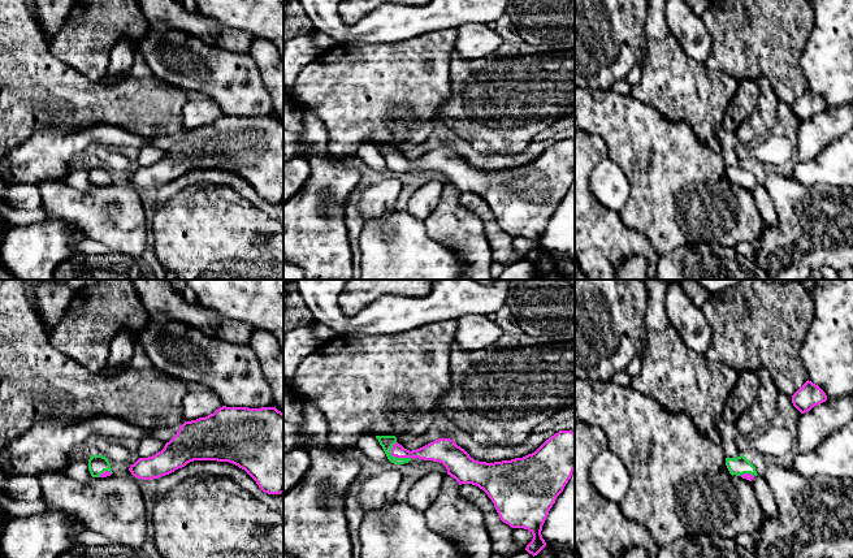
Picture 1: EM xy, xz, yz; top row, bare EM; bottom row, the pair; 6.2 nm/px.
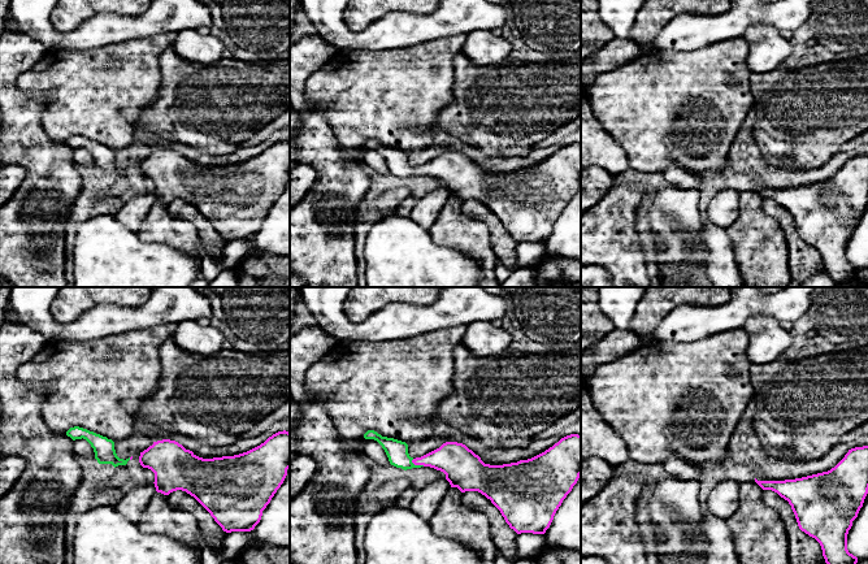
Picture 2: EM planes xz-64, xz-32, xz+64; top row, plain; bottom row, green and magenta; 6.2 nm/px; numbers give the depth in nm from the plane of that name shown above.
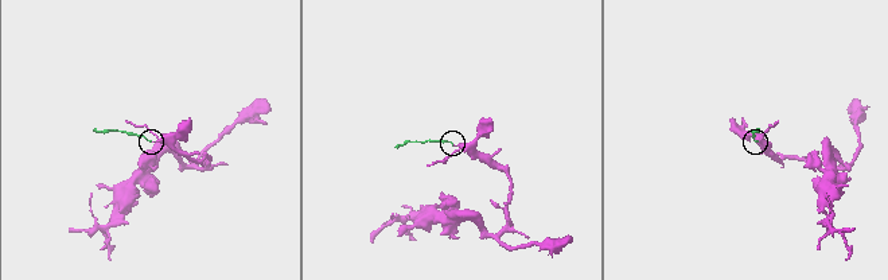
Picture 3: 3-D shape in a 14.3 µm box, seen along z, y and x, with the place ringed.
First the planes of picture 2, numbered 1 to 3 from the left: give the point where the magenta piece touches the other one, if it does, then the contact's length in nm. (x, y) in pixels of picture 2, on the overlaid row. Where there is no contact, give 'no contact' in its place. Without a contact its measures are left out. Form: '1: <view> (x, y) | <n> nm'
1: no contact
2: xz-32 (417, 465) | 90 nm
3: no contact

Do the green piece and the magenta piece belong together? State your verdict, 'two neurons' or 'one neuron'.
one neuron

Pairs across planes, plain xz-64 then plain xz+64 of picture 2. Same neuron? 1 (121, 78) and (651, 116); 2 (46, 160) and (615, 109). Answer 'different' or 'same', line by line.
1: same
2: different

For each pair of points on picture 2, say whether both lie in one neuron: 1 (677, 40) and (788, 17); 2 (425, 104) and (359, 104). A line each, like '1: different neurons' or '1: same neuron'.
1: same neuron
2: same neuron

